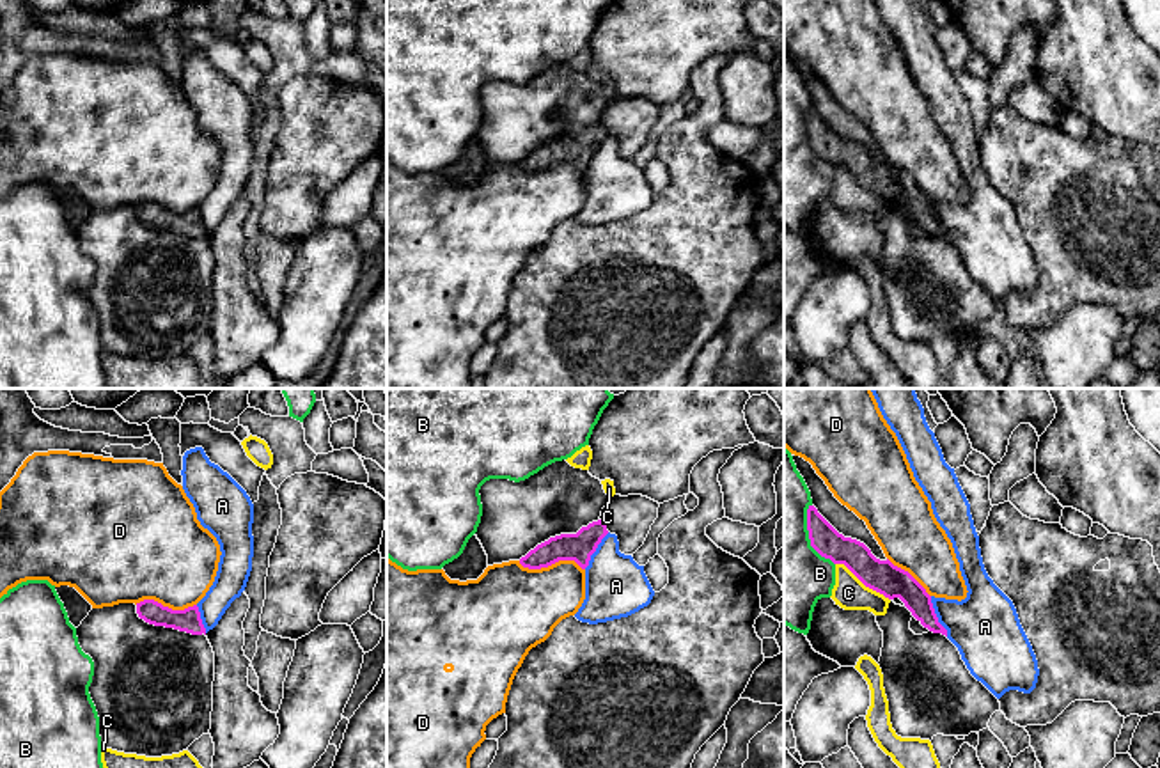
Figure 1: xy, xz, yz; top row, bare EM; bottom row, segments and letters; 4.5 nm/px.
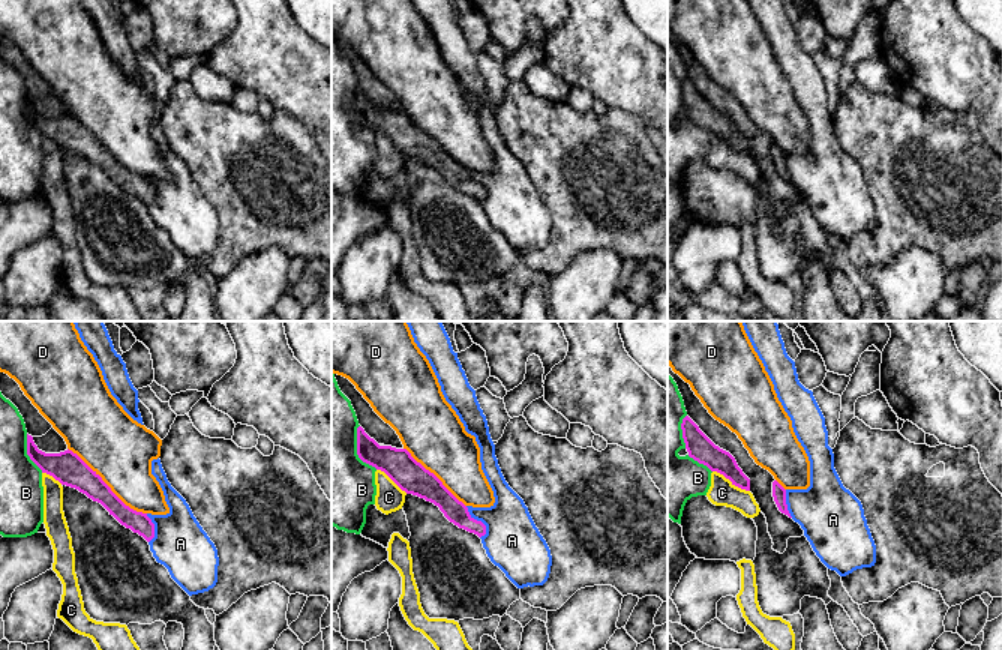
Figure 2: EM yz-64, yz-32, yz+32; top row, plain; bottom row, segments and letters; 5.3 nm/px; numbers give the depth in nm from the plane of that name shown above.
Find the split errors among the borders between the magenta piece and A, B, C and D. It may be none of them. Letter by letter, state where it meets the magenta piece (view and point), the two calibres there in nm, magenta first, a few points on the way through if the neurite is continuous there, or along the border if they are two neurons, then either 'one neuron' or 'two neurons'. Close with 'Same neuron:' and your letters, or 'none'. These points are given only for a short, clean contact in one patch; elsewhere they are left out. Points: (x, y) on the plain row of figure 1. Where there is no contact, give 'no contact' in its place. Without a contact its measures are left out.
A: meets magenta in yz at (935, 219); 140 nm thick on the magenta side, 320 nm on the other; two neurons
B: meets magenta in yz at (809, 139); 140 nm thick on the magenta side, 360 nm on the other; two neurons
C: meets magenta in yz at (862, 185); 150 nm thick on the magenta side, 150 nm on the other; two neurons
D: meets magenta in xz at (552, 165); 130 nm thick on the magenta side, 360 nm on the other; two neurons
Same neuron: none

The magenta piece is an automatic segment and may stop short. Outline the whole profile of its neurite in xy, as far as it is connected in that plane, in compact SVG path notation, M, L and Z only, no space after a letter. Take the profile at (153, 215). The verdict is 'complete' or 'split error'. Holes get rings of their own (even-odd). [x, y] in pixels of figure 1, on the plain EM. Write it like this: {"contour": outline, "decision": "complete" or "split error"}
{"contour": "M144 202L137 206L137 216L140 222L154 229L174 231L192 238L206 238L197 208L184 213L172 213L154 202Z", "decision": "complete"}

